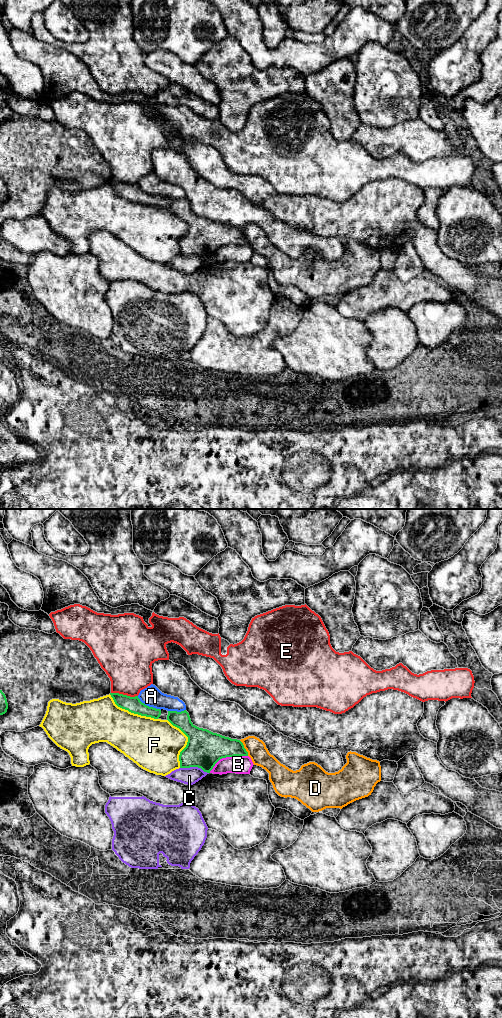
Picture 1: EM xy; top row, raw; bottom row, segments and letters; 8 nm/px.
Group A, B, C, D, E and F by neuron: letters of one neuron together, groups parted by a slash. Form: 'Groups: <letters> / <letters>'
Groups: A / B D / C / E / F

